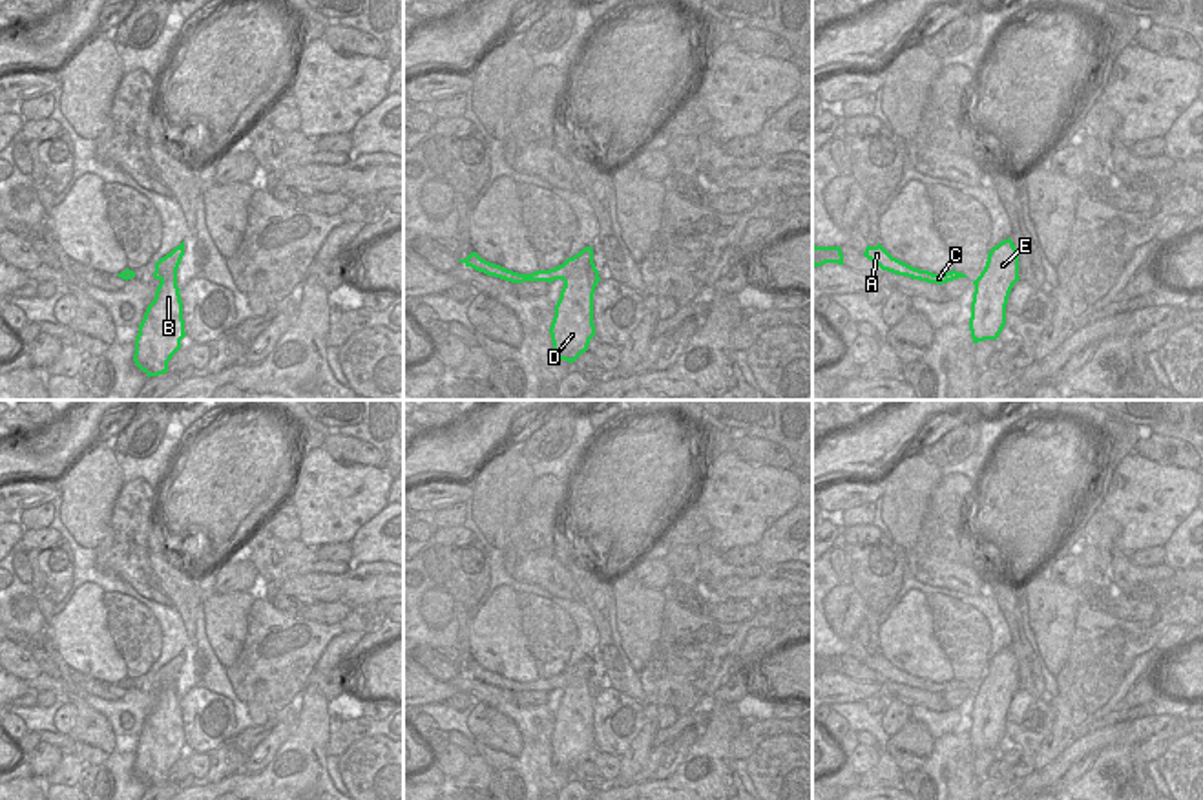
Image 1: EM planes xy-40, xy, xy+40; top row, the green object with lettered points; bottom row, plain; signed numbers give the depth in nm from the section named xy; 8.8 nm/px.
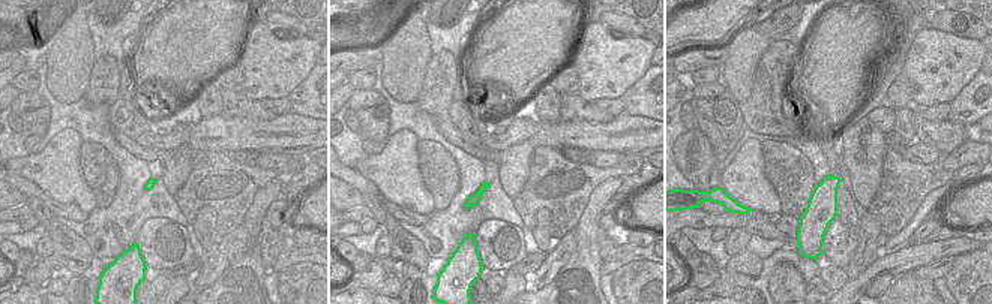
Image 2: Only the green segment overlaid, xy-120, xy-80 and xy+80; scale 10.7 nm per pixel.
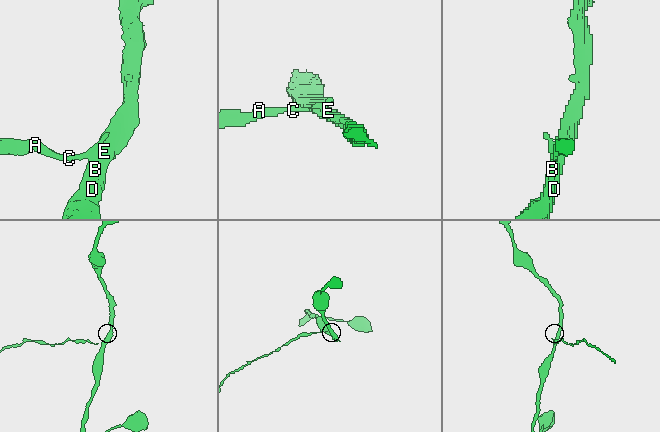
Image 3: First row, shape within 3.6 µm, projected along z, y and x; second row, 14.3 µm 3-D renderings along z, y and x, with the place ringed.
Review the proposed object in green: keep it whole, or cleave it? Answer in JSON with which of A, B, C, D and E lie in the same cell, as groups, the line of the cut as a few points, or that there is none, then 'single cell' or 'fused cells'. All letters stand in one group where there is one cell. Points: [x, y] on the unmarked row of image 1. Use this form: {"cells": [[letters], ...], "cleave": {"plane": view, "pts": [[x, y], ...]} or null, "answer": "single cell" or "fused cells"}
{"cells": [["A", "C"], ["B", "D", "E"]], "cleave": {"plane": "xy", "pts": [[546, 680], [554, 689]]}, "answer": "fused cells"}

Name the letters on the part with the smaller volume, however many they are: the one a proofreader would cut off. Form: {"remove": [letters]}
{"remove": ["A", "C"]}

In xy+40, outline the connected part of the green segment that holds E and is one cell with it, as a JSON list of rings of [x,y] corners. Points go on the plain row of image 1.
[[[1008,647],[989,659],[984,679],[973,690],[969,727],[973,753],[999,747],[1006,734],[1009,701],[1019,689],[1019,663]]]

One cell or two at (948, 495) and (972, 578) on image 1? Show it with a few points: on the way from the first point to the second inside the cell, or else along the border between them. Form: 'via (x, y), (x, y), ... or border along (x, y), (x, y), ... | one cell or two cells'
via (948, 515), (948, 554), (951, 557) | one cell

